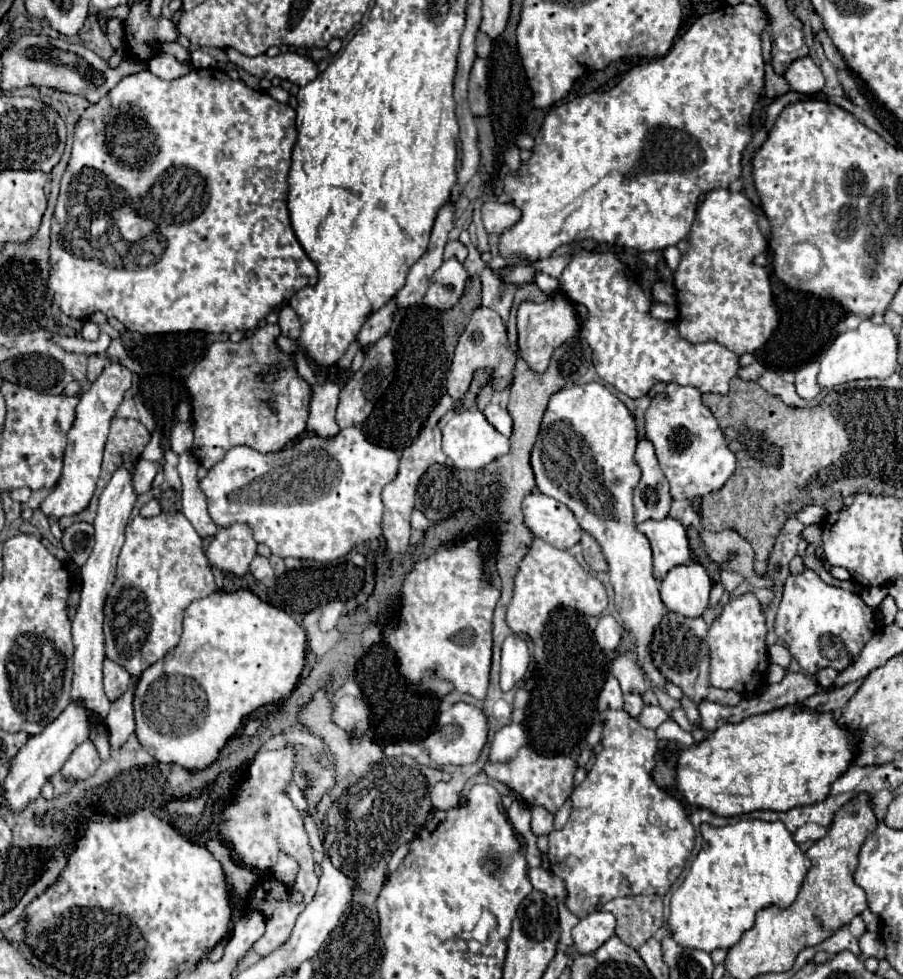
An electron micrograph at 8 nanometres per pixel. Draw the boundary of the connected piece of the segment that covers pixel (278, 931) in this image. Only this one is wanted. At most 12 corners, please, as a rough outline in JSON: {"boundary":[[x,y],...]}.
{"boundary":[[274,877],[254,889],[250,907],[266,917],[254,951],[270,955],[304,905]]}

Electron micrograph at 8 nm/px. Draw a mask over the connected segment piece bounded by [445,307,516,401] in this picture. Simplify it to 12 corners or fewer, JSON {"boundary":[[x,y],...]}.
{"boundary":[[492,309],[472,313],[445,389],[458,401],[476,369],[508,387],[516,355]]}

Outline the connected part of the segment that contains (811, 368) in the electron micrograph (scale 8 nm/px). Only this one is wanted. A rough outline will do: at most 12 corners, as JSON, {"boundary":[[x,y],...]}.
{"boundary":[[820,363],[796,371],[794,385],[800,397],[814,399],[822,391],[816,381]]}

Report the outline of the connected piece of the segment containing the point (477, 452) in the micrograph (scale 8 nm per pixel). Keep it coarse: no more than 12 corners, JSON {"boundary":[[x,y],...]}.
{"boundary":[[478,407],[444,427],[442,451],[478,471],[510,451]]}

